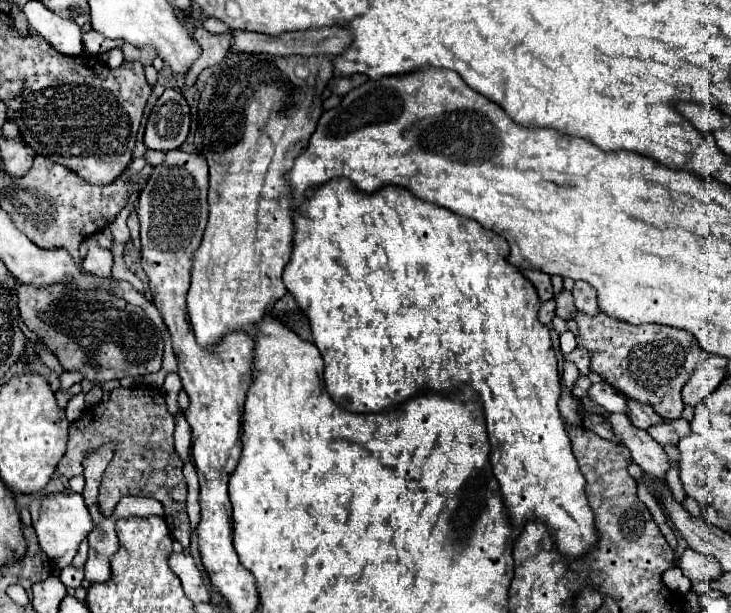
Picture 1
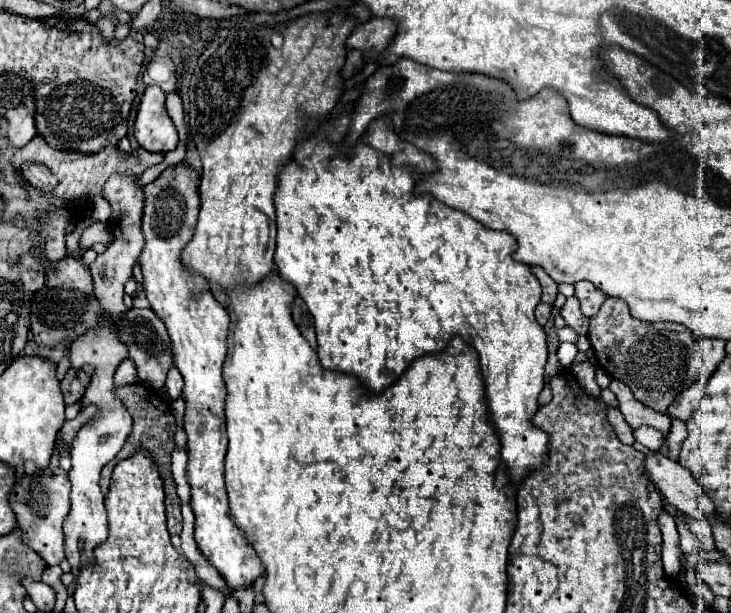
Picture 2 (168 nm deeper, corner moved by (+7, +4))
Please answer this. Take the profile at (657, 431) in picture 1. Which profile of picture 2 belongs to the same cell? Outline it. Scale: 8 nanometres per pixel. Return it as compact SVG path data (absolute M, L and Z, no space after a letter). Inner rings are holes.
M638 427L634 431L634 437L638 443L642 443L644 447L648 447L650 451L658 451L664 443L664 435L652 427Z

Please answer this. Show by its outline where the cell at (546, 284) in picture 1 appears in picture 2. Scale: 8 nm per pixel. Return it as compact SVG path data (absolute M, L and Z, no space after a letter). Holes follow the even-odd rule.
M532 267L532 273L538 277L538 281L542 285L542 301L552 305L556 295L558 295L558 285L550 279L550 275L542 267Z

